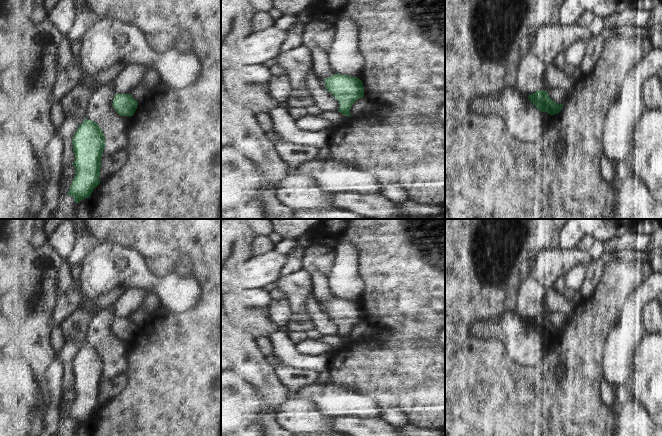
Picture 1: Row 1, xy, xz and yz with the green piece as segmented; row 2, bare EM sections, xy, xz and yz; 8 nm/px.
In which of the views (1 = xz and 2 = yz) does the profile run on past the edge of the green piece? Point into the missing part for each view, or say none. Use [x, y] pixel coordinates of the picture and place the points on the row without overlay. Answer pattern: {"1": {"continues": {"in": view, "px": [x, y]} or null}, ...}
{"1": {"continues": null}, "2": {"continues": null}}

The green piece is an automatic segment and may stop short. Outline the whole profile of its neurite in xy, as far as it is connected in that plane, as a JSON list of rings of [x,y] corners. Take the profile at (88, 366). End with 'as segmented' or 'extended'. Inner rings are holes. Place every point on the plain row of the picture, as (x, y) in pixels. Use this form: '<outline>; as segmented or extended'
[[[85,343],[78,351],[73,363],[73,376],[76,393],[74,403],[67,419],[79,427],[90,422],[93,414],[100,408],[101,381],[105,372],[102,353],[92,344]]]; as segmented

